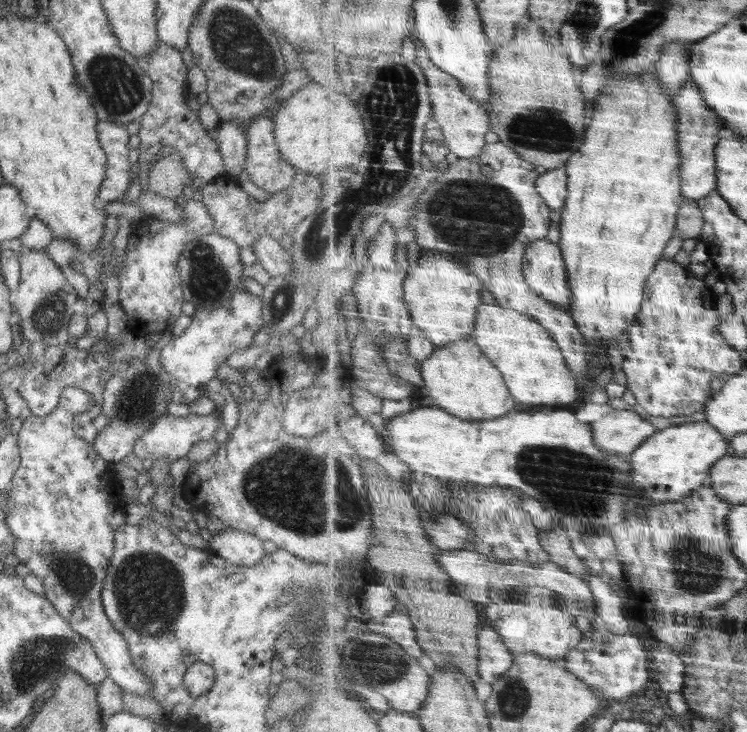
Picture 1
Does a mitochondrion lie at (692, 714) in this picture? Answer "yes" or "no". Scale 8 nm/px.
no

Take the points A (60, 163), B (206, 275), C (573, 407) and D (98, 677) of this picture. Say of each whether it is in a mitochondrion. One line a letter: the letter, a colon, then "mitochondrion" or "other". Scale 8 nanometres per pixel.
A: other
B: mitochondrion
C: other
D: other

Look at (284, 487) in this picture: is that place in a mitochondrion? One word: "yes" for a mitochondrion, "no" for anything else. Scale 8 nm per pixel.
yes

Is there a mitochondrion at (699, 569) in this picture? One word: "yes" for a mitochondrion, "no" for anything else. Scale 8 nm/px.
yes

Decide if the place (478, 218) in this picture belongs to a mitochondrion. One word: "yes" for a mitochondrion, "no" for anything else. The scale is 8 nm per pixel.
yes

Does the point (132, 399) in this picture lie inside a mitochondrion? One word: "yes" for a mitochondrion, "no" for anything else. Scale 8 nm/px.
yes

